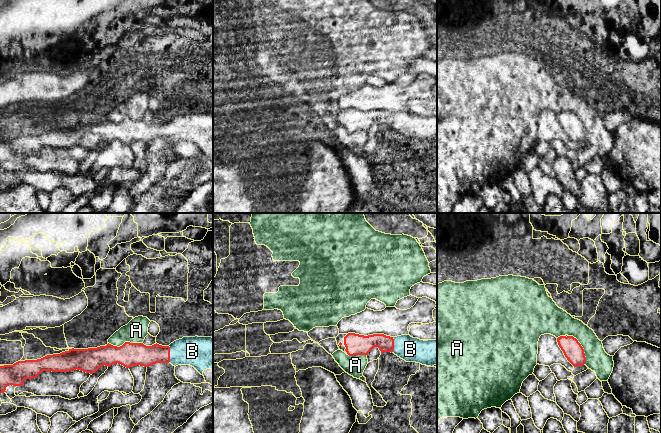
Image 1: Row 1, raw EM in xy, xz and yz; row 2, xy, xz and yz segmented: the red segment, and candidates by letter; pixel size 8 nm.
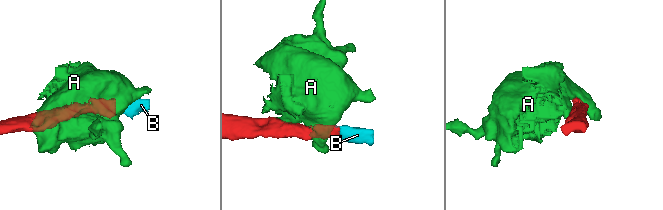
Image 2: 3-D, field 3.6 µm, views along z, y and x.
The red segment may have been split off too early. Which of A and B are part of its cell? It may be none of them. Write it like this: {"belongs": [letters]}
{"belongs": ["B"]}

